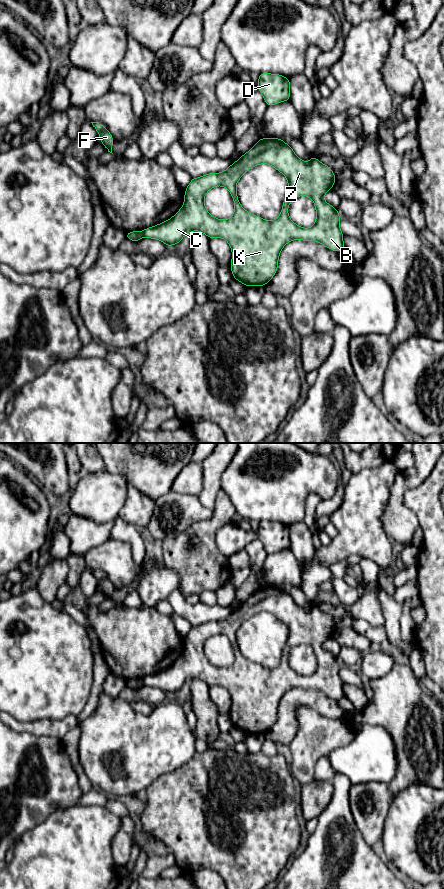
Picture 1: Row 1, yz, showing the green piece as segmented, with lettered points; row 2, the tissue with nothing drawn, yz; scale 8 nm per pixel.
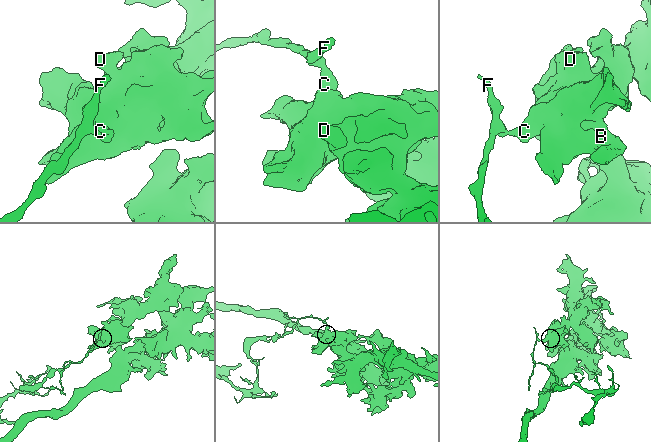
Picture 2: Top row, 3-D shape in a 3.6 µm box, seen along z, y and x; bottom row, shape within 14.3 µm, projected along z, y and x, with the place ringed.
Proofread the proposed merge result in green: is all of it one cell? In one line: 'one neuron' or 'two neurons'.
two neurons

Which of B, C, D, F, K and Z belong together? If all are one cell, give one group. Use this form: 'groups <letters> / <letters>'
groups B C D K Z / F

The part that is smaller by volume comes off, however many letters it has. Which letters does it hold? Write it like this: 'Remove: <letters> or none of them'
Remove: F

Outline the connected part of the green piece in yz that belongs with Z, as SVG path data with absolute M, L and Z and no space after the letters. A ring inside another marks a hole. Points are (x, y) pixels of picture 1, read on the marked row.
M260 138L259 141L245 154L243 154L236 162L231 164L225 171L221 173L208 173L201 177L192 178L189 185L185 190L184 203L179 211L170 219L157 224L152 227L148 227L143 230L144 237L157 239L165 243L169 248L172 245L177 245L185 235L188 235L192 231L199 231L204 233L208 238L222 238L225 239L232 251L231 259L231 272L233 278L240 281L243 285L255 287L266 286L266 284L274 277L278 270L278 259L283 247L293 240L303 241L315 241L326 246L335 252L340 252L345 249L343 242L343 233L340 230L340 214L337 208L324 201L324 195L333 188L336 182L335 174L332 169L321 163L316 157L311 155L310 161L305 161L298 158L294 150L285 143L281 138ZM259 164L269 164L276 170L281 172L288 181L288 191L285 195L282 210L279 217L276 220L264 220L263 218L256 216L246 211L240 204L237 195L237 182L243 176L244 173L252 169ZM223 186L227 188L233 198L234 213L229 219L221 220L213 217L206 209L204 199L206 193L214 187ZM299 196L309 196L314 202L316 209L316 221L311 228L302 228L295 224L288 215L288 208L292 199Z

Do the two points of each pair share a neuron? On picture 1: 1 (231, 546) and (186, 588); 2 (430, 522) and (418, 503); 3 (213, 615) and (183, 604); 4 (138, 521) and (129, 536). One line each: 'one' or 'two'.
1: two
2: one
3: one
4: two

